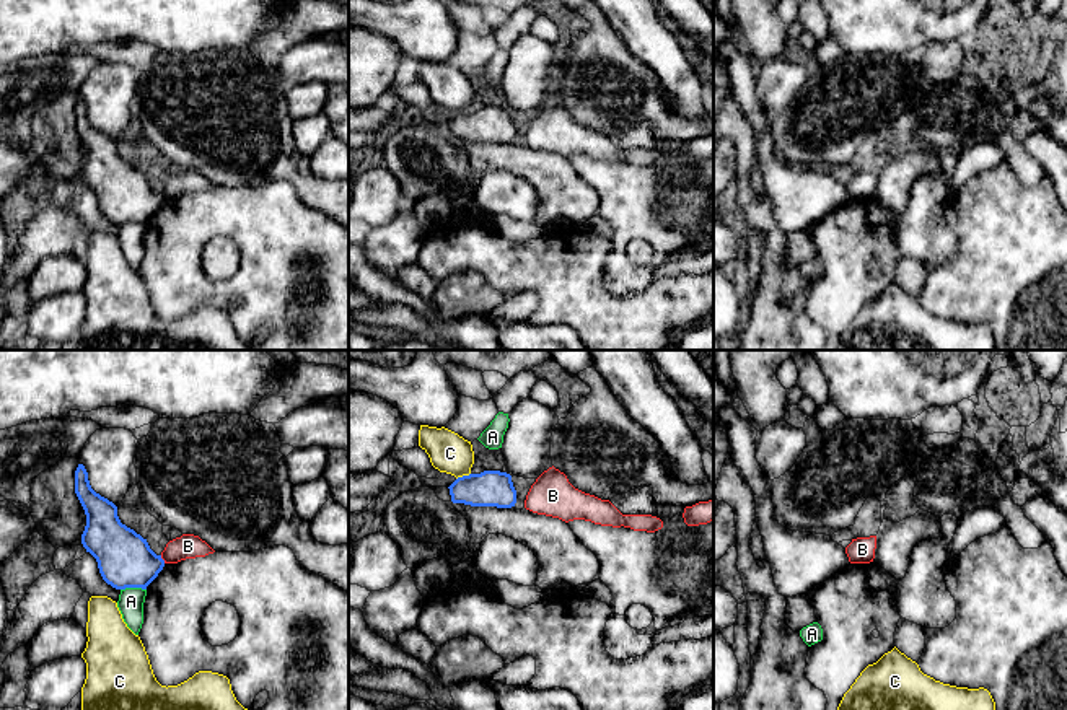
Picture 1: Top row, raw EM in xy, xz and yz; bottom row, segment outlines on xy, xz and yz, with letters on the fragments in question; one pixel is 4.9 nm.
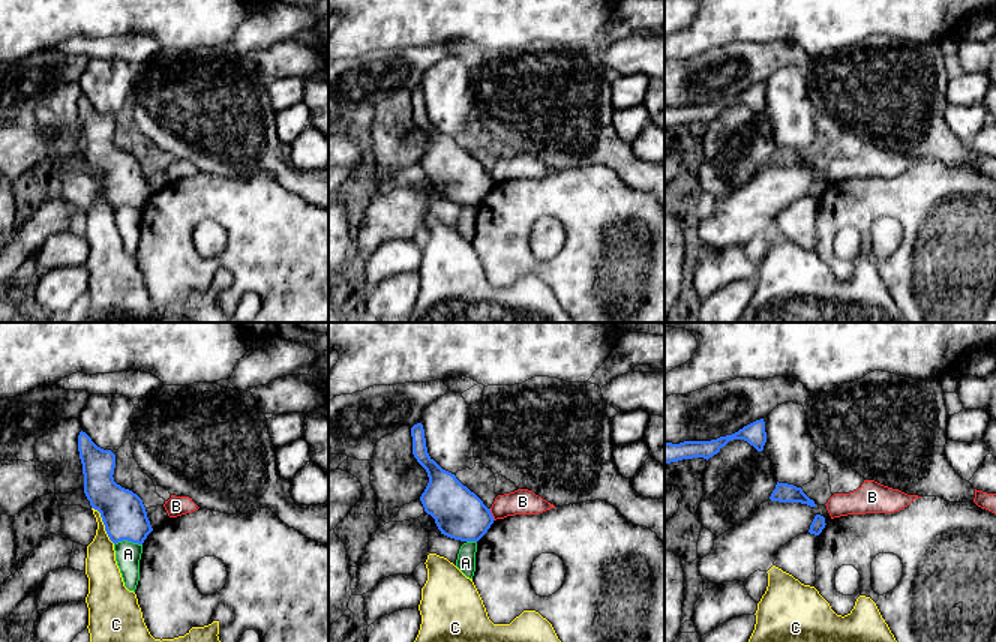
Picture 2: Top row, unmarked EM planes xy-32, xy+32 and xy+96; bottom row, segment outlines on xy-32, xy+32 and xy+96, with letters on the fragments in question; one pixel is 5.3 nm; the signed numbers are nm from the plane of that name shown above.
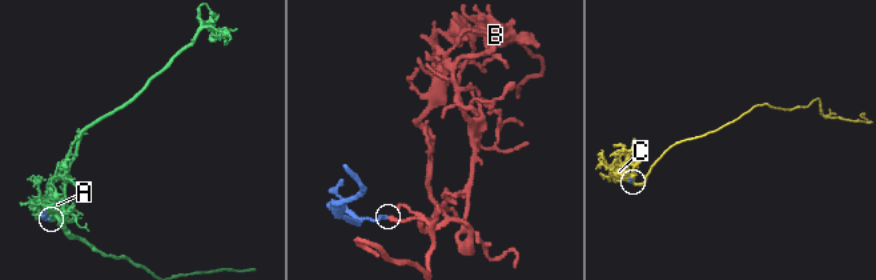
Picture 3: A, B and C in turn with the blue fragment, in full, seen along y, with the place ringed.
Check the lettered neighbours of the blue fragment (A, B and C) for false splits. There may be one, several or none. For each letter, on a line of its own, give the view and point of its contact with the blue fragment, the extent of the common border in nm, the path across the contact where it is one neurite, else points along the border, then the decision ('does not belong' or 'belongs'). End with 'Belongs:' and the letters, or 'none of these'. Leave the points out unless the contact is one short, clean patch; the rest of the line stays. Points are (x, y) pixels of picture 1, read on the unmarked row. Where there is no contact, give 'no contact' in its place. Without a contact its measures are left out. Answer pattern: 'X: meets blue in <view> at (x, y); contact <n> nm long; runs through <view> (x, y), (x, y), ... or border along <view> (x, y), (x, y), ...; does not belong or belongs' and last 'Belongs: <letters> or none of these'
A: meets blue in xy at (132, 222); contact 130 nm long; border along xy (145, 223), (121, 225); does not belong
B: meets blue in xy at (162, 194); contact 50 nm long; border along xy (160, 191), (165, 197); does not belong
C: meets blue in xz at (463, 111); contact 80 nm long; border along xz (469, 108), (456, 114); does not belong
Belongs: none of these

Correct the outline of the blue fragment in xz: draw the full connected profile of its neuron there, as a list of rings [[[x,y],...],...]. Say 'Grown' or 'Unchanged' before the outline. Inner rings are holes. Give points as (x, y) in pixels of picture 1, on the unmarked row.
Unchanged. [[[500,106],[458,112],[448,124],[453,138],[497,143],[512,143],[516,138],[512,111]]]

